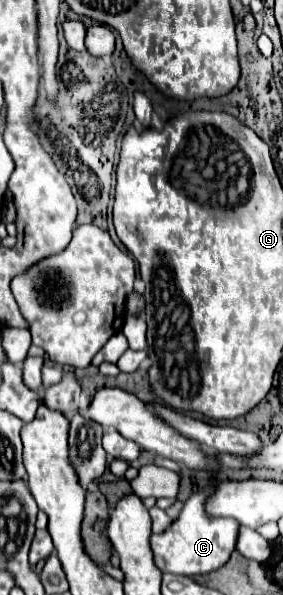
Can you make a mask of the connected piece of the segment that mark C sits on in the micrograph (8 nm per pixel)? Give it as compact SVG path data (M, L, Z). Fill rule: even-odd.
M201 488L195 494L191 494L185 500L185 506L177 520L163 532L151 536L151 550L155 566L161 572L181 574L181 576L197 576L213 572L215 568L221 568L231 552L235 550L235 540L239 534L239 522L231 518L215 518L207 516L205 500L211 494L211 488Z

